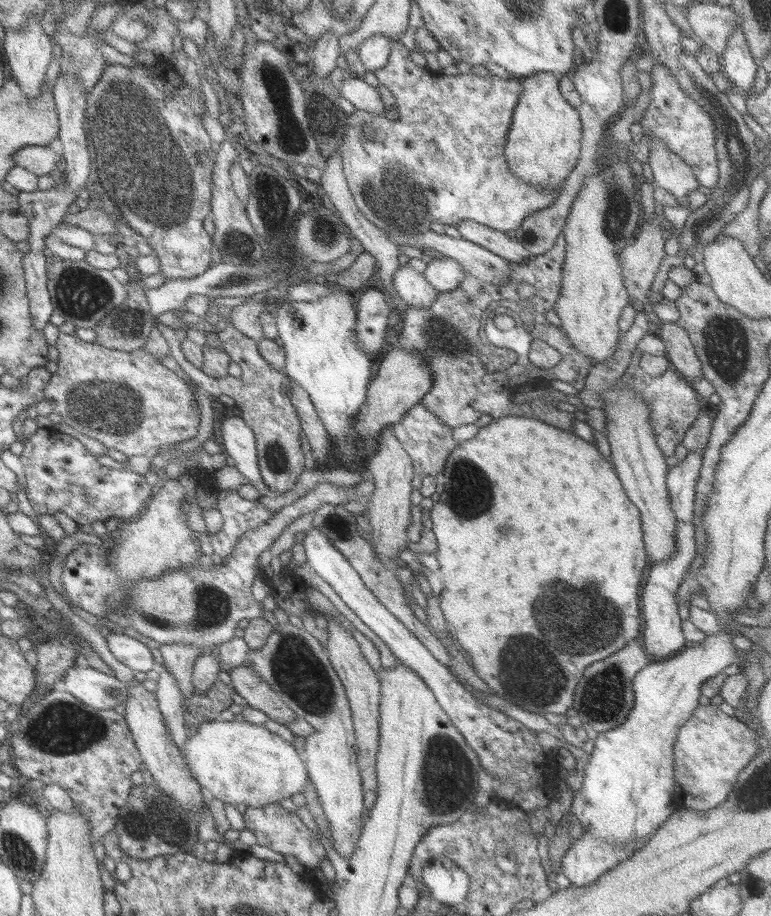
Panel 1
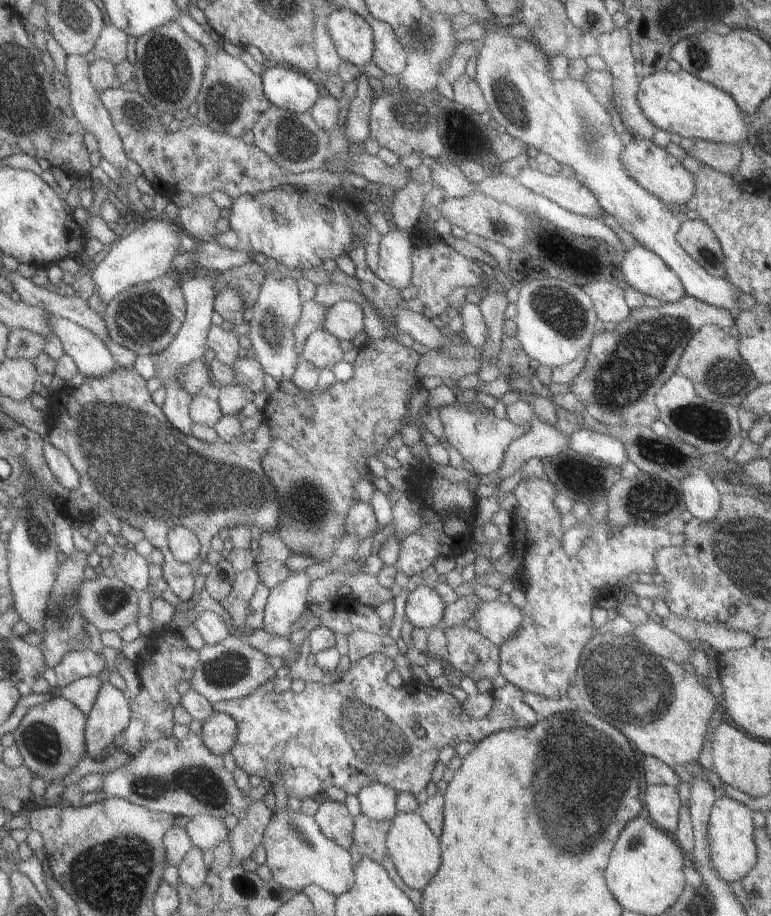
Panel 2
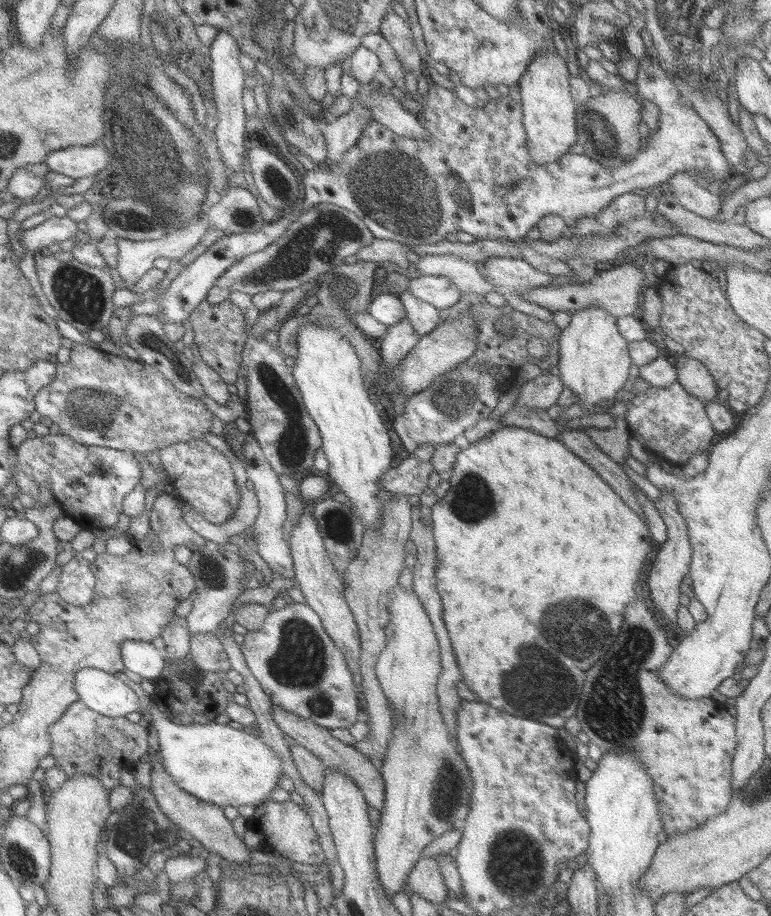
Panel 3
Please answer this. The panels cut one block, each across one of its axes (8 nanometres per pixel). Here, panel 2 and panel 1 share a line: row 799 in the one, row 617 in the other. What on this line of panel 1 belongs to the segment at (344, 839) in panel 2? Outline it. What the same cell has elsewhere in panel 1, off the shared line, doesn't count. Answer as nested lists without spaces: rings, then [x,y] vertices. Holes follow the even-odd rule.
[[[326,615],[328,621],[325,646],[329,661],[338,678],[341,680],[348,698],[352,714],[355,745],[358,748],[357,764],[361,775],[365,810],[370,811],[375,804],[377,790],[377,775],[375,772],[376,758],[379,750],[379,704],[380,684],[378,674],[368,664],[366,657],[360,651],[358,642],[352,632],[338,624],[332,616]]]

